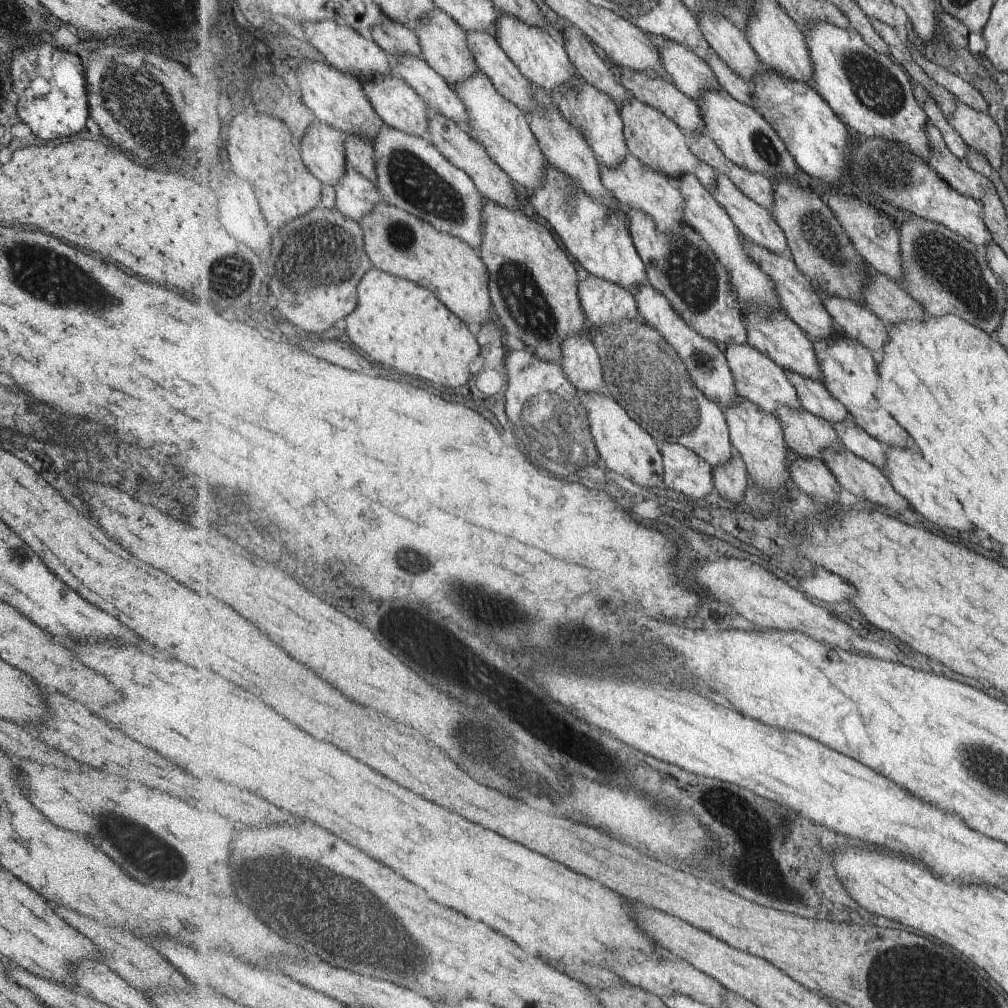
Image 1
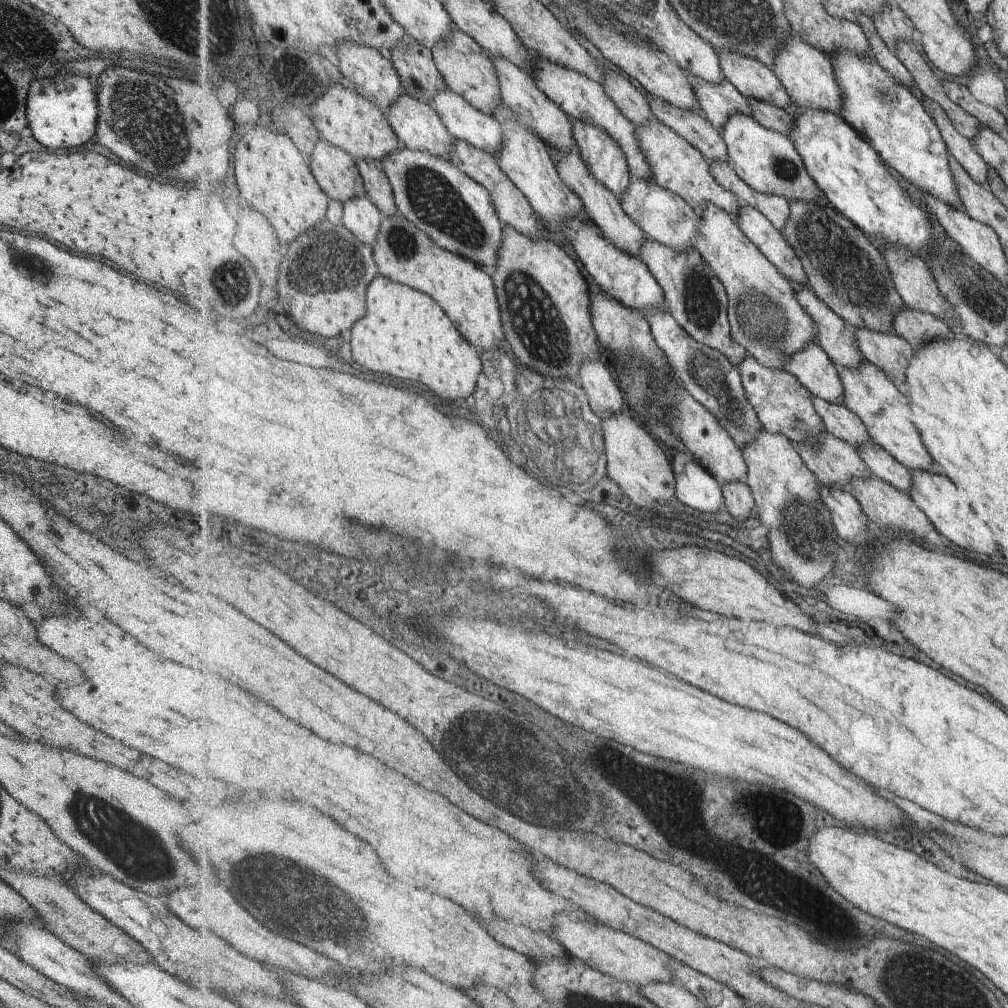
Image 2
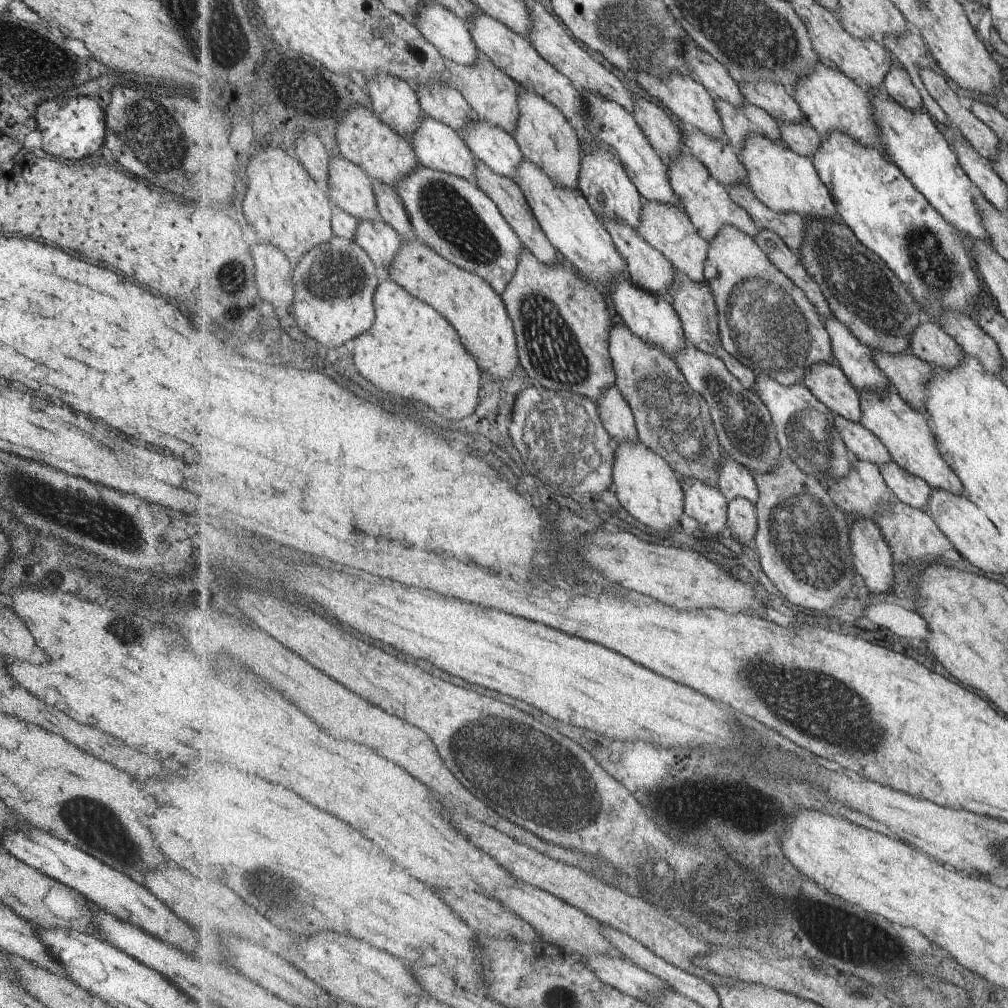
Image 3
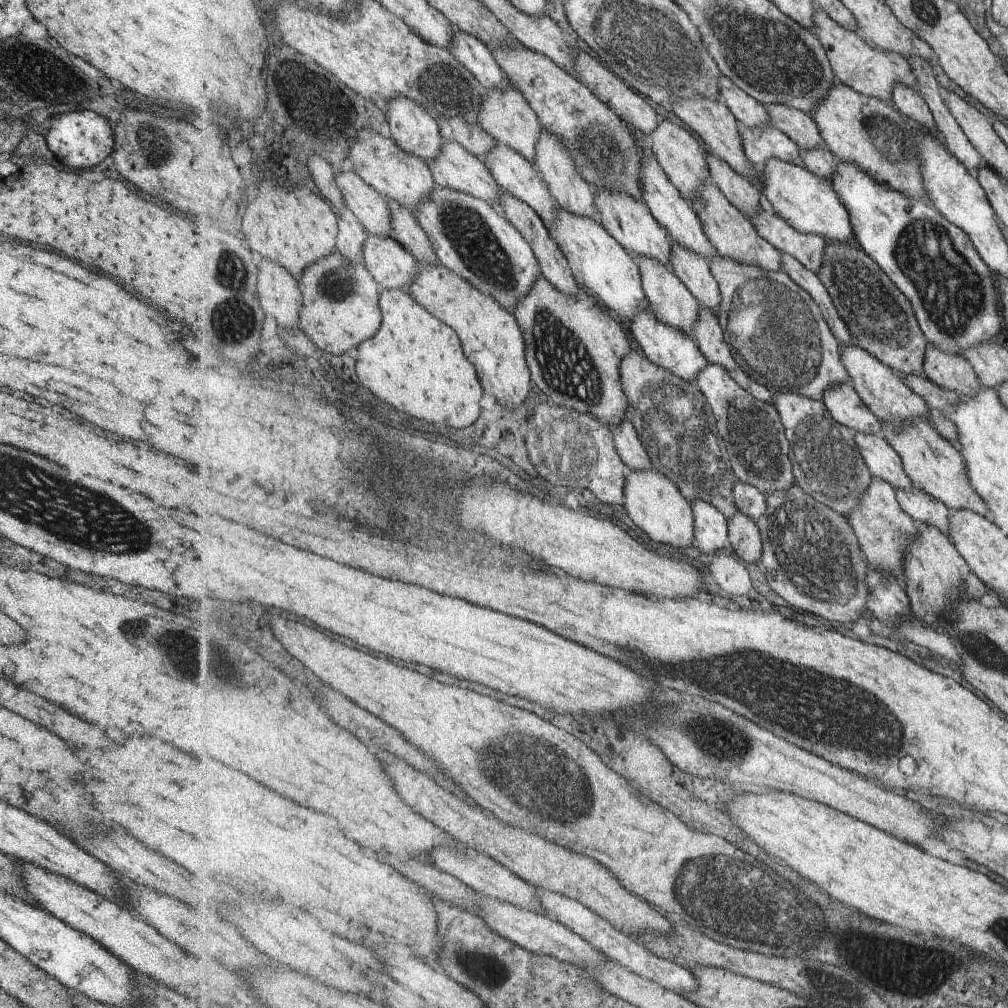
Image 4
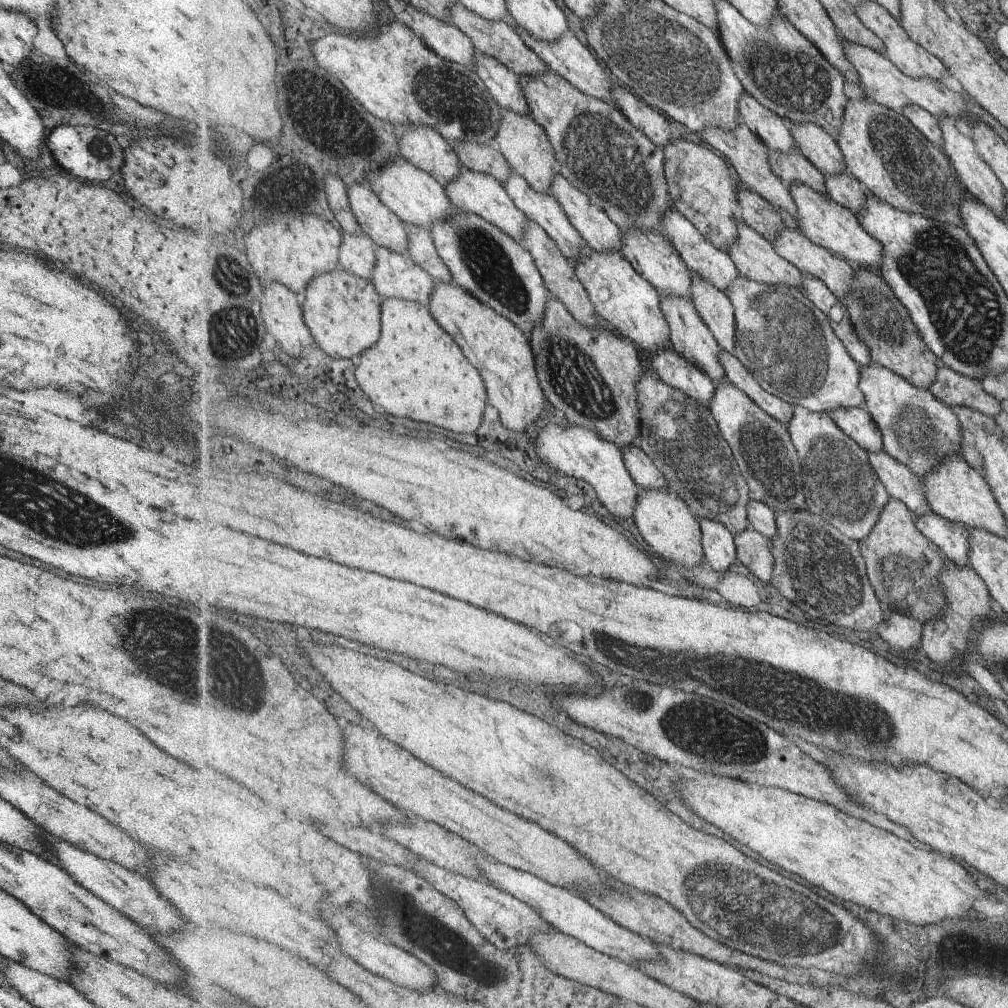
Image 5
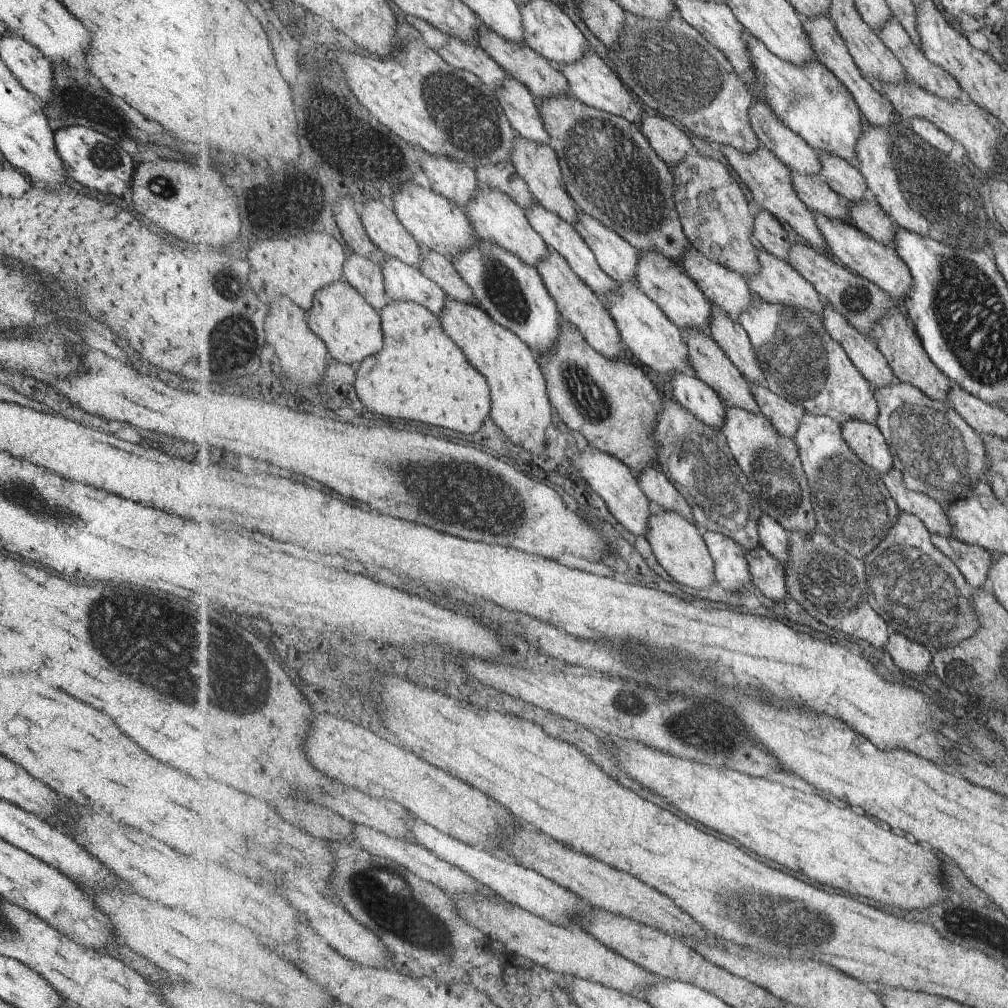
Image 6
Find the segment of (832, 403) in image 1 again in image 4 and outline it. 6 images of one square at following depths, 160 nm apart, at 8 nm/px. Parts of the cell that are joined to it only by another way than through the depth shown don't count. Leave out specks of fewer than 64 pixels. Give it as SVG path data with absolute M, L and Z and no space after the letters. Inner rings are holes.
M856 430L855 440L873 477L882 478L897 489L911 490L915 487L904 469L901 455L883 434L865 434Z

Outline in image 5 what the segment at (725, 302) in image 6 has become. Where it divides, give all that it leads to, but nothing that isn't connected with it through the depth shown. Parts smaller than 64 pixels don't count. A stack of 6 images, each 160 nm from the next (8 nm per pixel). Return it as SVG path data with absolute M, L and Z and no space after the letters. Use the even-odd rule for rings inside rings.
M675 206L667 209L662 218L662 228L670 241L675 245L683 260L690 266L693 273L702 274L703 278L709 279L722 291L728 289L732 282L741 278L740 270L734 259L725 250L715 246L710 238L707 238L695 225Z

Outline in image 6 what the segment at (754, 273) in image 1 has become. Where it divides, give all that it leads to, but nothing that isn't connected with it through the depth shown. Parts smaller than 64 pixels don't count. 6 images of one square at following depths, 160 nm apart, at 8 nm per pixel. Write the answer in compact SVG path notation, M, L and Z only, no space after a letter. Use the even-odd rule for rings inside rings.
M760 296L755 298L754 305L740 314L739 322L747 330L755 354L760 359L767 387L774 393L787 398L789 402L806 408L807 412L815 416L827 415L834 418L841 426L849 419L875 423L881 412L877 399L874 397L875 390L858 366L855 366L843 345L830 335L824 325L824 319L809 309L785 307L781 303L767 302Z

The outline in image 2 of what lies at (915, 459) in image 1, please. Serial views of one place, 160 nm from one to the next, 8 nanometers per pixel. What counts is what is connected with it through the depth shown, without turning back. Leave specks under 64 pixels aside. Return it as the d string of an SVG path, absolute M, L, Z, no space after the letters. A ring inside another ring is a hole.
M913 469L912 486L909 496L915 501L917 506L923 509L923 512L931 519L931 522L936 526L936 530L945 538L949 539L953 544L959 544L971 552L977 554L989 554L993 556L999 548L997 540L993 538L993 530L981 522L977 518L977 514L973 512L971 506L967 506L961 496L959 489L955 488L955 484L947 475L922 471L921 469Z

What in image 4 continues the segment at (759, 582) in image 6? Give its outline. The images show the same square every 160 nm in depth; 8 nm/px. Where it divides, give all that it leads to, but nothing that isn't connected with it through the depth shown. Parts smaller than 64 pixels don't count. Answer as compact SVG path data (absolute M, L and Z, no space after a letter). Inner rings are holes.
M737 510L728 518L730 550L745 562L761 564L763 537L759 525L747 513Z

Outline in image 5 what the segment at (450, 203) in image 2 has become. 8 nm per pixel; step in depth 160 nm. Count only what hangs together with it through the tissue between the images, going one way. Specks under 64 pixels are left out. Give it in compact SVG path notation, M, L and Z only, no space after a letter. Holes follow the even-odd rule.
M458 209L448 221L435 225L431 234L454 280L481 302L511 319L529 338L533 327L542 321L551 295L531 251L495 223Z

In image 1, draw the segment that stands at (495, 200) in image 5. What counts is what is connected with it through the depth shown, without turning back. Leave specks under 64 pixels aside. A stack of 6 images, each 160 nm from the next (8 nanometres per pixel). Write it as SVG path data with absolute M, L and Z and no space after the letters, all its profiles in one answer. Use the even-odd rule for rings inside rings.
M393 73L377 75L372 81L364 83L364 91L371 101L375 112L389 126L411 134L428 137L428 108L423 97L411 88L403 79Z

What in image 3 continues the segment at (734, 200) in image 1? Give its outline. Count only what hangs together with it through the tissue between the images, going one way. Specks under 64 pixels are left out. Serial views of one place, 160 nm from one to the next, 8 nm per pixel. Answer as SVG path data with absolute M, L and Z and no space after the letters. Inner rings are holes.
M761 228L756 236L756 241L766 251L771 262L774 262L779 270L782 270L805 291L821 315L833 315L819 283L811 278L806 266L802 263L801 256L783 240L783 237L772 230Z

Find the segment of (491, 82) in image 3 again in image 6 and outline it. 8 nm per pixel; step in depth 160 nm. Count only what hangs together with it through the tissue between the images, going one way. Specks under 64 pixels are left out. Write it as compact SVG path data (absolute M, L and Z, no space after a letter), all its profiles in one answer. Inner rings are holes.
M517 134L514 137L512 163L515 165L518 175L529 185L536 201L539 201L550 211L555 211L558 215L561 215L563 220L571 224L576 223L579 214L579 210L576 208L578 204L568 191L558 154L552 145L538 143Z

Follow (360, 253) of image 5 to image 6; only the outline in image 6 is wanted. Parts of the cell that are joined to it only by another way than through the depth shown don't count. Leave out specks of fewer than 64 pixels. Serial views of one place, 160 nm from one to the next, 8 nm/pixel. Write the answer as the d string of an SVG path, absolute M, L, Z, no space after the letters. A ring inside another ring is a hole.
M355 251L346 258L344 276L378 311L390 302L382 265Z

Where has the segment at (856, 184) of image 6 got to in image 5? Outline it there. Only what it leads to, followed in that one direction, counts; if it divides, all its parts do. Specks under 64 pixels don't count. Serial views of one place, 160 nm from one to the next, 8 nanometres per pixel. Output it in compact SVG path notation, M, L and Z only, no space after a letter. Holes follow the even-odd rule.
M809 121L789 123L796 146L825 176L847 171L838 142L821 125Z

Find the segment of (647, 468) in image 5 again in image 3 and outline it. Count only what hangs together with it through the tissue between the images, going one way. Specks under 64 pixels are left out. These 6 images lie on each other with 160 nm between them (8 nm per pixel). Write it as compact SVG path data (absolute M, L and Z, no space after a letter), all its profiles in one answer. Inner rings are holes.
M617 384L602 390L597 405L603 424L615 444L639 439L641 434L636 427L634 411Z

